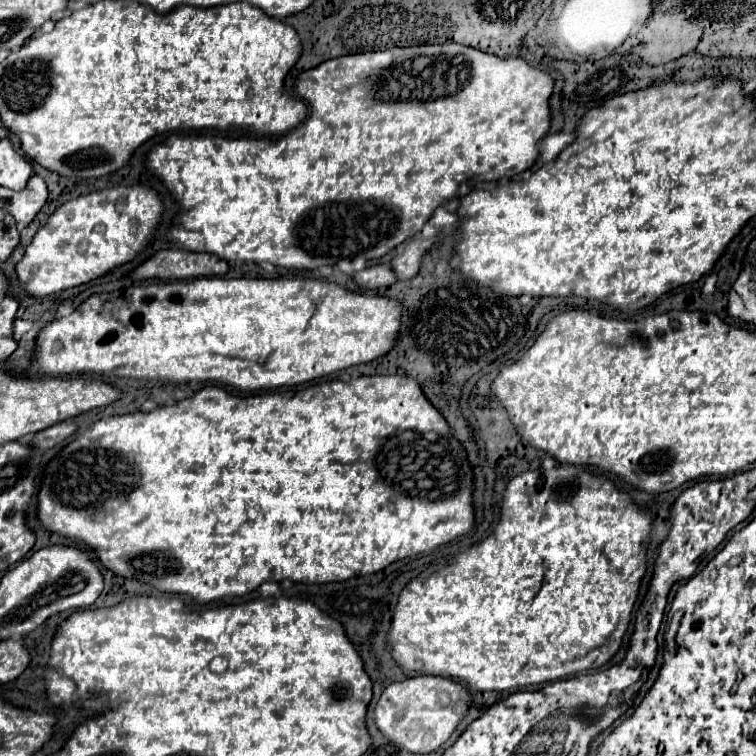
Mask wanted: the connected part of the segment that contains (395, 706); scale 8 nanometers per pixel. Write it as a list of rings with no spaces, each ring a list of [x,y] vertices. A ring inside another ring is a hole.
[[[415,676],[403,682],[389,684],[373,712],[375,724],[383,736],[387,736],[397,746],[425,754],[439,748],[455,730],[459,720],[465,716],[469,706],[469,692],[455,684],[449,678],[433,678],[433,676]]]

